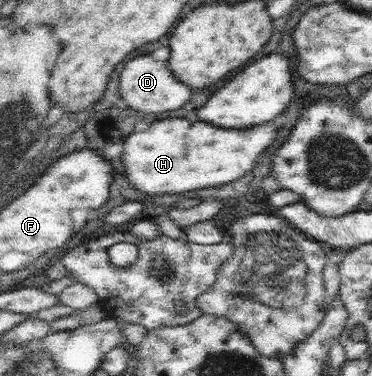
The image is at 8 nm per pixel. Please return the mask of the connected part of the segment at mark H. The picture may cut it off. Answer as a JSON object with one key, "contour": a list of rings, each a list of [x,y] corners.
{"contour":[[[165,119],[155,123],[149,131],[135,131],[127,143],[125,143],[125,165],[131,183],[151,195],[157,193],[183,193],[183,191],[197,191],[205,187],[217,187],[225,183],[239,181],[247,173],[251,173],[257,167],[259,157],[265,149],[269,149],[277,137],[279,127],[275,123],[267,123],[265,127],[253,127],[253,129],[223,129],[219,125],[207,123],[207,121],[191,121],[191,119]]]}

